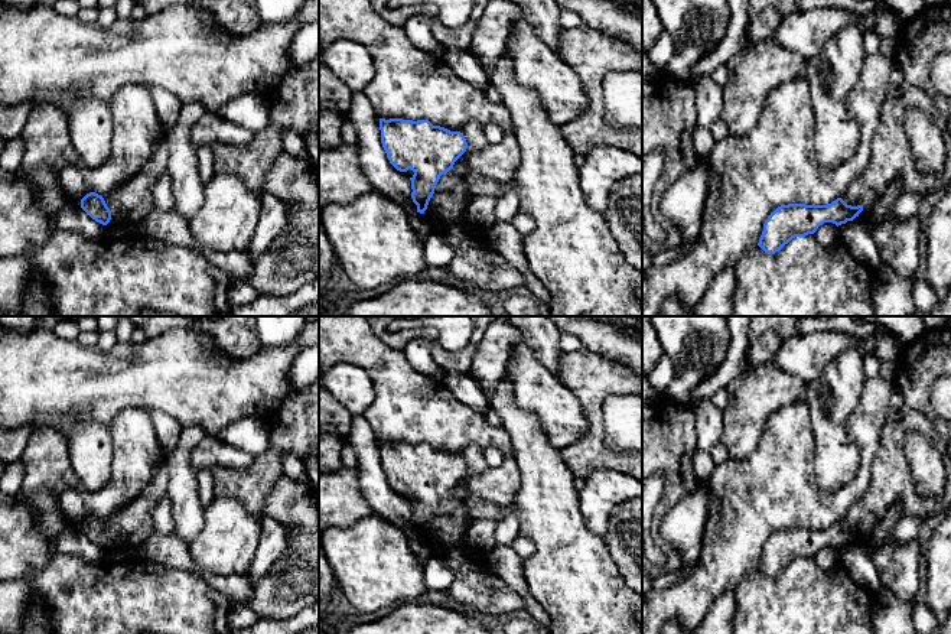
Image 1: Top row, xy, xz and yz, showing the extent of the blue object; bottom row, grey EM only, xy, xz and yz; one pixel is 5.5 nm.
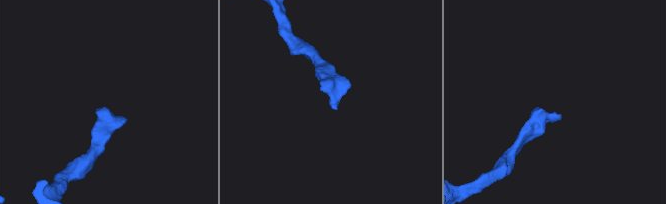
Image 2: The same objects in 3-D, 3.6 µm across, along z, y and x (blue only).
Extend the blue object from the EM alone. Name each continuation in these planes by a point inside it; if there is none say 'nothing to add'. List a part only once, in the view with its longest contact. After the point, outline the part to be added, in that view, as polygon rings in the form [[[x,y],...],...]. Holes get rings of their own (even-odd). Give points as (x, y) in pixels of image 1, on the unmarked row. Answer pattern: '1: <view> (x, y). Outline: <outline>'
1: xz (475, 588). Outline: [[[446,495],[421,539],[433,549],[433,556],[444,560],[455,575],[447,589],[449,604],[479,615],[499,630],[511,618],[524,617],[525,605],[491,570],[488,556],[469,546],[466,530],[470,521],[465,500]]]

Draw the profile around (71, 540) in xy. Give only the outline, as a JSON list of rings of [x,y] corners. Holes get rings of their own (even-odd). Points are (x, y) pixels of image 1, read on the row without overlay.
[[[71,524],[52,542],[52,552],[74,555],[98,565],[110,560],[105,549],[92,543],[79,529]]]

